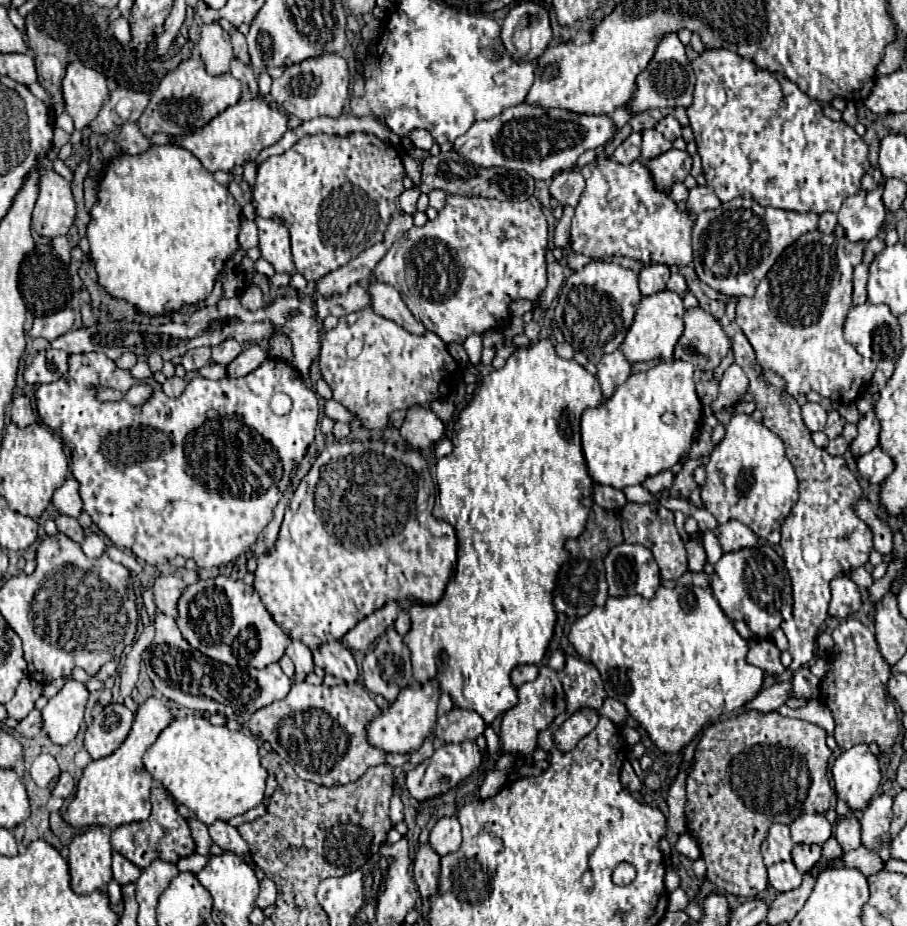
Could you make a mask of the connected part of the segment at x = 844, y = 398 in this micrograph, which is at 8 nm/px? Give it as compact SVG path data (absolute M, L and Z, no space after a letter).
M818 230L808 232L782 252L750 300L738 300L736 324L756 350L758 364L782 376L786 380L786 392L790 392L794 398L816 390L834 402L838 400L840 404L852 404L864 396L870 386L877 362L860 356L842 336L846 314L852 308L852 272L862 262L862 252L864 244L848 242L846 236L838 238L836 234L822 234Z

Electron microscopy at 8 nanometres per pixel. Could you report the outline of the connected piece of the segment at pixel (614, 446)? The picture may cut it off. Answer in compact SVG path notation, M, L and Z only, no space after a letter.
M674 360L670 364L656 364L640 374L632 374L612 398L582 414L582 452L590 476L598 484L622 490L632 484L642 484L646 478L656 476L662 470L670 470L690 450L702 424L702 412L703 405L694 384L694 366L690 362Z

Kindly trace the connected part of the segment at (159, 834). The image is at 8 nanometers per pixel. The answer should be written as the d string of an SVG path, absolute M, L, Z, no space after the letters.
M154 784L154 788L152 788L150 818L144 822L132 822L132 824L124 824L124 826L116 828L110 836L110 842L112 842L114 852L122 854L138 868L148 868L150 862L154 862L154 860L166 860L170 864L178 864L180 858L186 858L196 852L196 844L192 840L188 822L176 812L174 802L170 800L168 792L160 784Z

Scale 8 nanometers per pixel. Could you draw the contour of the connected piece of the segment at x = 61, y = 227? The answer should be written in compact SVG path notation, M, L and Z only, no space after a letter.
M46 168L40 180L40 194L32 212L32 230L40 236L66 236L74 224L76 202L70 182L52 168Z

